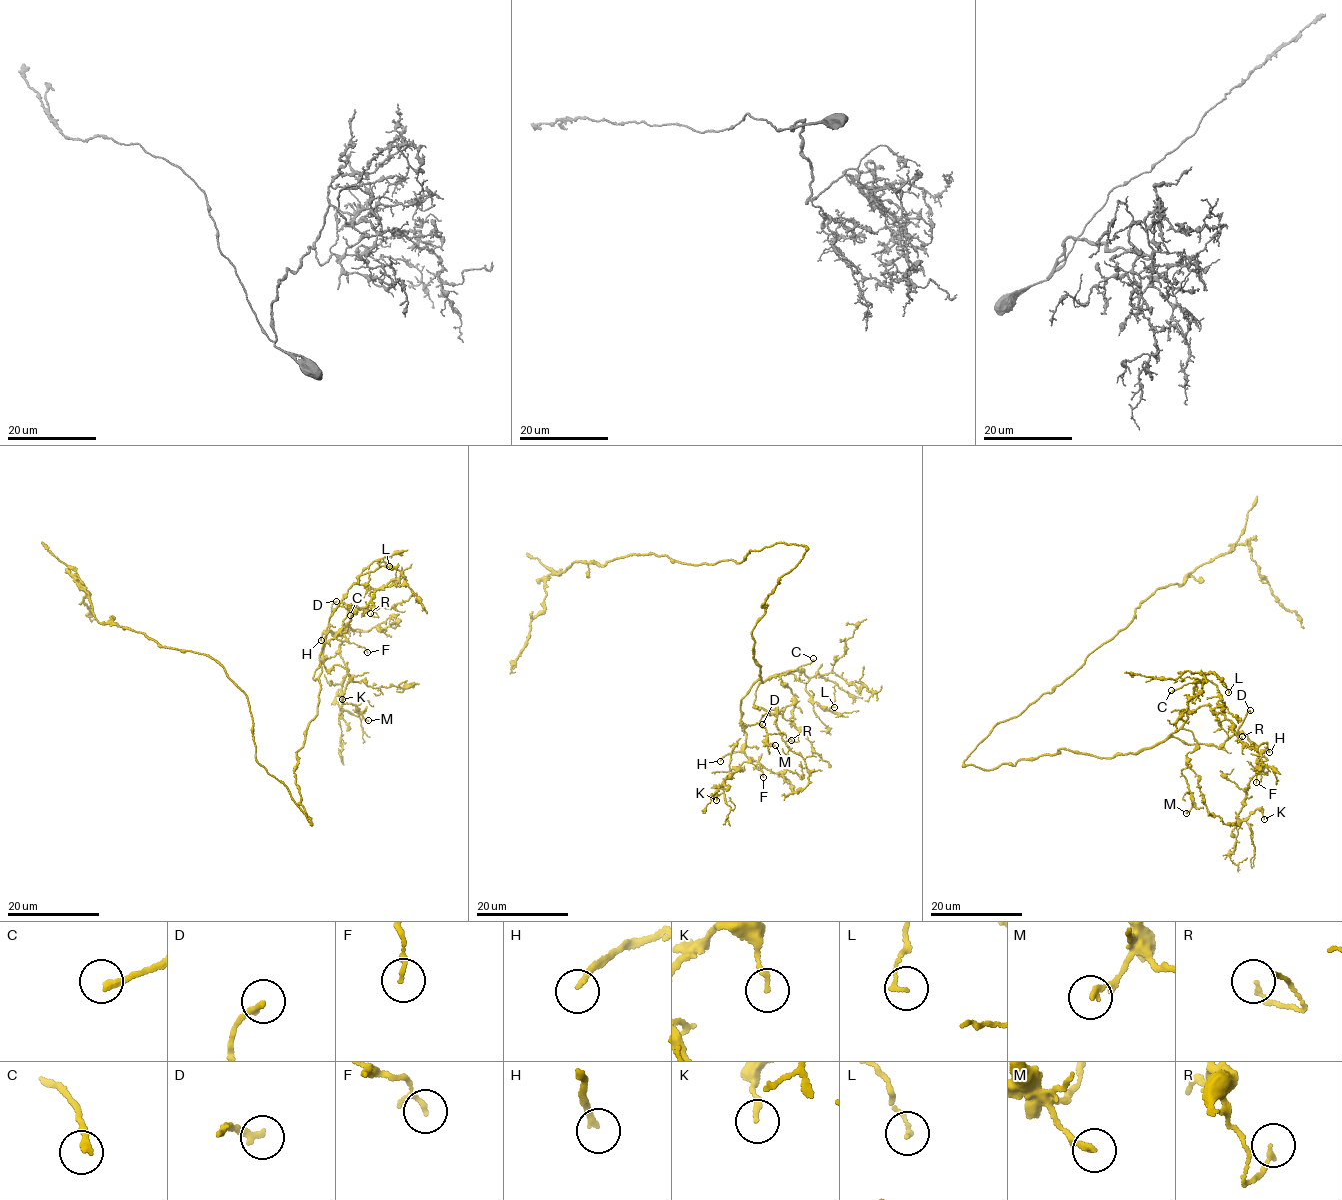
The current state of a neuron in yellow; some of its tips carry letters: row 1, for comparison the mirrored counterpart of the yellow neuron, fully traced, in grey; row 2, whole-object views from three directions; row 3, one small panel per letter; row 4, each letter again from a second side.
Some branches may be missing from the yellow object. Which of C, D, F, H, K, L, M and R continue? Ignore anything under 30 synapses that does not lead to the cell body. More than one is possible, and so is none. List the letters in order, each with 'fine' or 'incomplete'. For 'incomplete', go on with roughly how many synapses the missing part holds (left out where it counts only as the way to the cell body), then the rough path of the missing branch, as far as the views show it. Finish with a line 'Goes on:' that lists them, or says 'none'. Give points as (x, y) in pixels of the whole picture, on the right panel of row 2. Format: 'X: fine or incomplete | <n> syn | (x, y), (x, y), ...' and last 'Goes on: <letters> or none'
C: incomplete | 35 syn | (1171, 690), (1143, 710), (1119, 713)
D: incomplete | 110 syn | (1250, 710), (1255, 706), (1257, 710), (1265, 711), (1265, 716), (1256, 709), (1254, 703), (1259, 703)
F: fine
H: incomplete | 110 syn | (1269, 752), (1271, 760), (1279, 767), (1300, 759), (1297, 758)
K: fine
L: fine
M: fine
R: fine
Goes on: C, D, H

